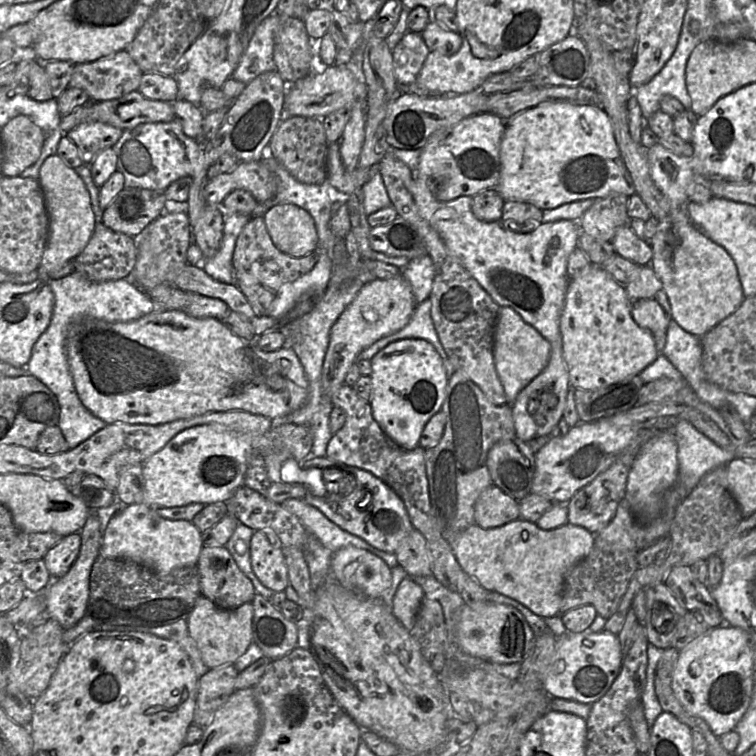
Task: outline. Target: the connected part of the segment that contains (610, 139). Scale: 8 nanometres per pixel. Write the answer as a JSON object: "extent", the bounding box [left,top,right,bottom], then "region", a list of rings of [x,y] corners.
{"extent":[494,102,636,210],"region":[[[544,102],[526,109],[506,122],[500,143],[500,177],[494,187],[504,201],[530,203],[541,210],[590,198],[620,193],[636,194],[634,182],[615,141],[612,123],[600,106],[571,102]]]}

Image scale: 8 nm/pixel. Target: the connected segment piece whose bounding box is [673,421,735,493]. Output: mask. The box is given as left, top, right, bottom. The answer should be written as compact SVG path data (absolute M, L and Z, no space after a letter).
M687 421L677 422L673 431L677 441L678 481L689 493L705 474L735 458L732 451L716 445Z

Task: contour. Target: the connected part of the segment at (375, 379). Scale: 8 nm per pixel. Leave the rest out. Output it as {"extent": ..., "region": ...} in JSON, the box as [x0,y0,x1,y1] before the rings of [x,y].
{"extent":[371,339,447,449],"region":[[[400,339],[387,345],[371,359],[371,401],[372,416],[386,435],[404,449],[419,446],[421,433],[441,407],[446,397],[447,375],[441,357],[434,346],[425,339]]]}

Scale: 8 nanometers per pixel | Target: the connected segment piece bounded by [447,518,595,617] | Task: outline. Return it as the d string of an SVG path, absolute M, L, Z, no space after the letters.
M519 518L491 529L483 529L473 524L447 541L462 570L487 591L495 591L513 598L541 617L553 617L560 616L566 574L595 548L594 538L595 535L586 529L568 523L552 530L542 530L535 523Z

